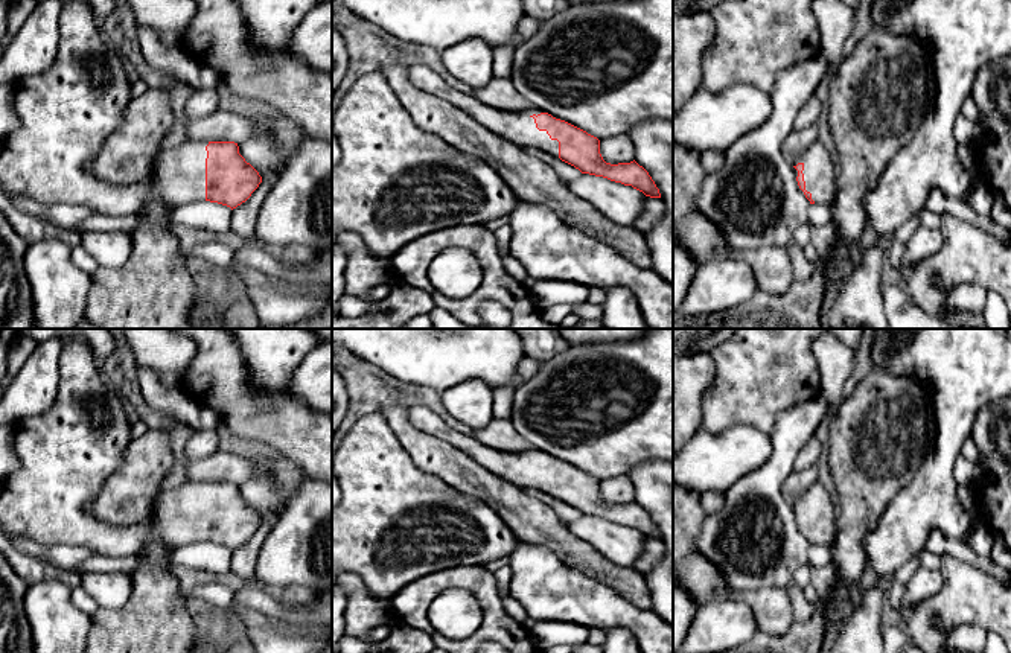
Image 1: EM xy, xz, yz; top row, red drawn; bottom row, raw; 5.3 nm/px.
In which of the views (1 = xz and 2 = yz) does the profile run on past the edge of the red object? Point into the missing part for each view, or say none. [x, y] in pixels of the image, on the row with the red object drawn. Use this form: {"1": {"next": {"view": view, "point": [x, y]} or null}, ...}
{"1": {"next": {"view": "xz", "point": [519, 128]}}, "2": {"next": {"view": "yz", "point": [819, 177]}}}

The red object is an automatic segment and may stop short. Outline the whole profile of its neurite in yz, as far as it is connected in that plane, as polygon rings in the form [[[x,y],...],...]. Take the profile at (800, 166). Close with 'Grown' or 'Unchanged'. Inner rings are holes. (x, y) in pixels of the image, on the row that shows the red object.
[[[810,145],[793,161],[793,167],[798,186],[810,204],[830,204],[834,199],[834,163],[822,145]]]. Grown

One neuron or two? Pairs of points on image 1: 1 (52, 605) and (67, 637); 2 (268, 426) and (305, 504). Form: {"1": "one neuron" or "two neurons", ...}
{"1": "one neuron", "2": "two neurons"}

